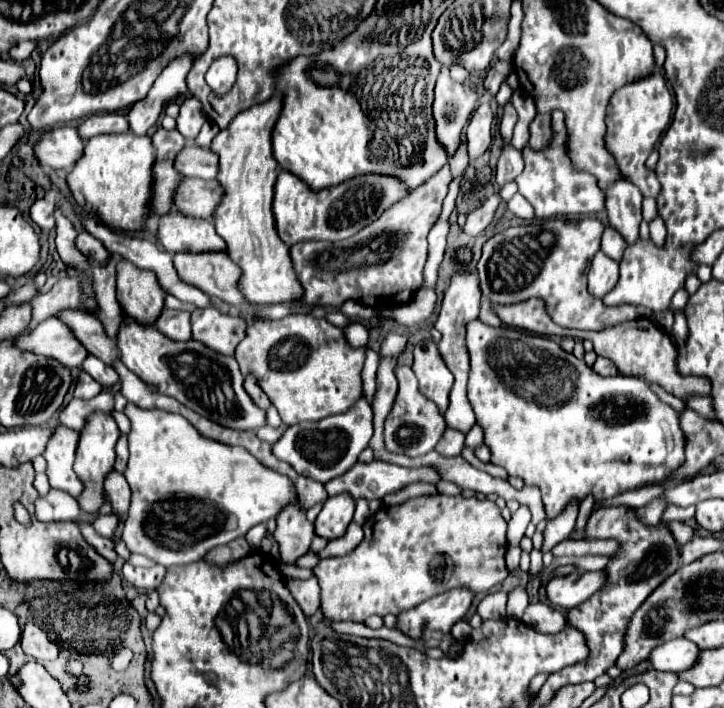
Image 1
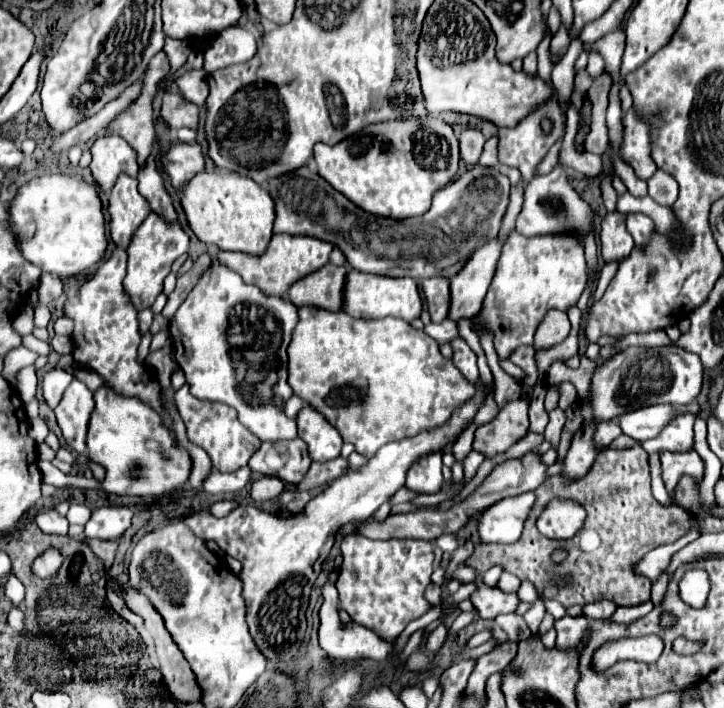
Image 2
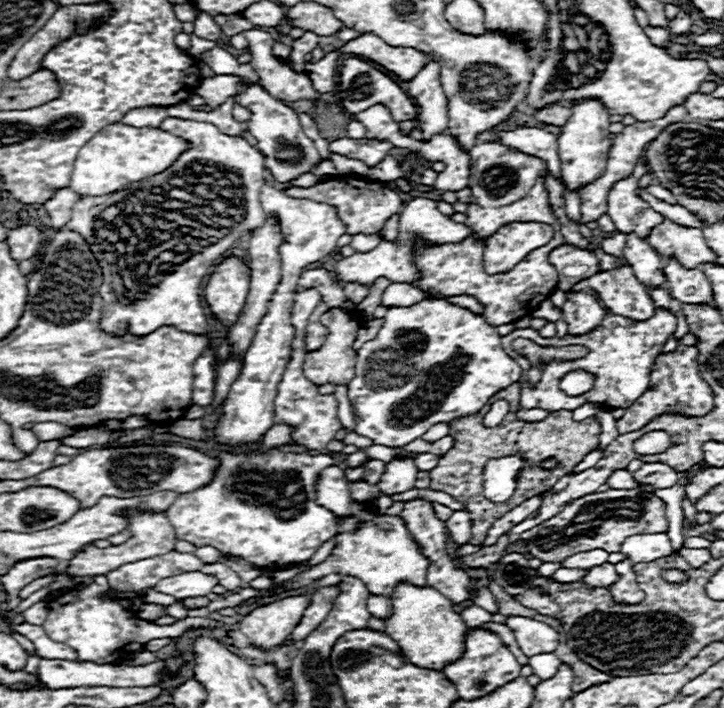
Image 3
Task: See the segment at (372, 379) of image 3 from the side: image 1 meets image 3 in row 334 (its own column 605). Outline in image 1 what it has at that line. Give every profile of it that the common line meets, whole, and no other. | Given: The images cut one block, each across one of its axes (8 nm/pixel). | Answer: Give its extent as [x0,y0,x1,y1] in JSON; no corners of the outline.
[466,318,686,518]

